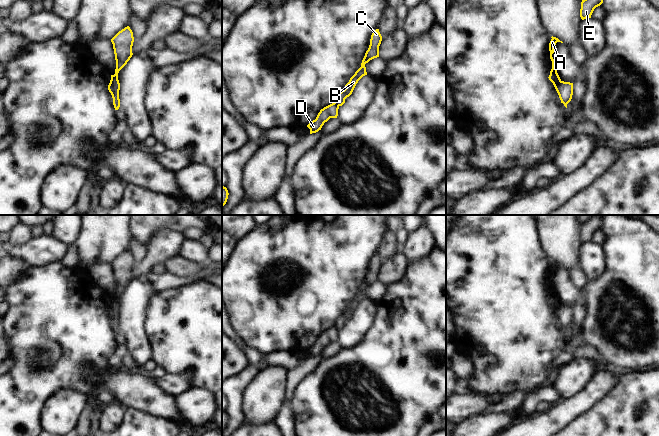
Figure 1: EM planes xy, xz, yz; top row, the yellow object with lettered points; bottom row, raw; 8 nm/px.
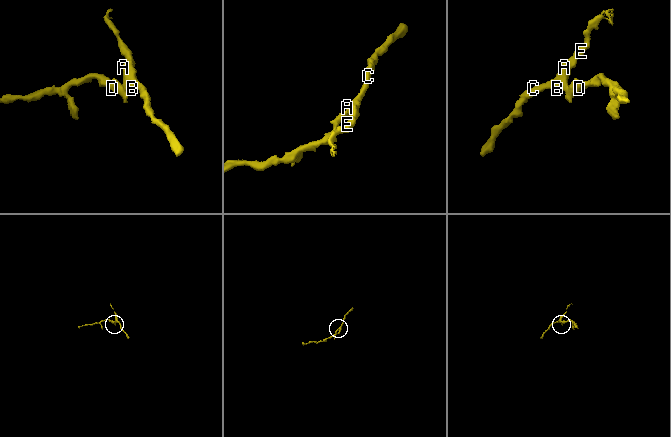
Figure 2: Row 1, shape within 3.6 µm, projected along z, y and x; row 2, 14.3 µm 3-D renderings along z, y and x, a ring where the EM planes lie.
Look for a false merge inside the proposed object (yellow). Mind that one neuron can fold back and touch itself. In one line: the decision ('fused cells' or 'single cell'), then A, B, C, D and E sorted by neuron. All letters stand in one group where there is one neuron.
fused cells | A B C E / D

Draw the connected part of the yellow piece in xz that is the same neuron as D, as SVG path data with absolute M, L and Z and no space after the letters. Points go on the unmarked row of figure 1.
M332 327L321 333L316 343L307 349L307 351L310 353L310 358L321 354L324 347L327 346L330 342L337 342L338 333L339 330L337 330L335 327Z

